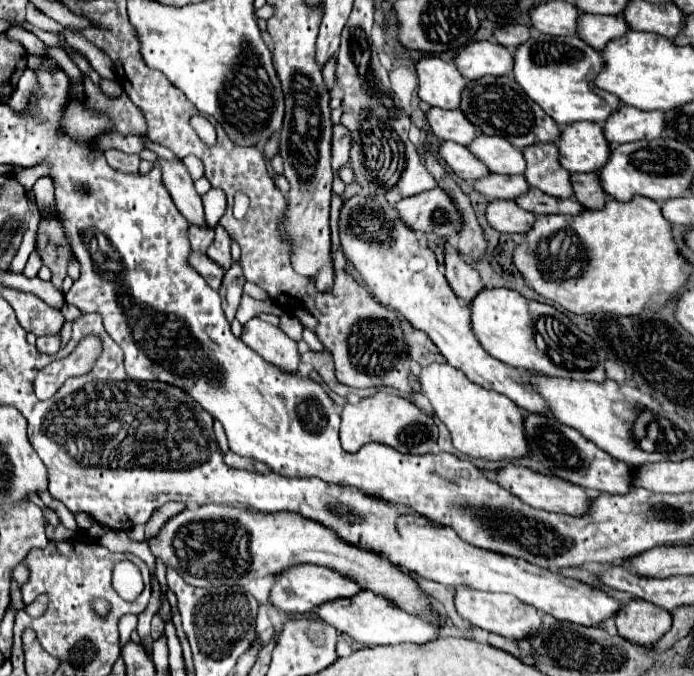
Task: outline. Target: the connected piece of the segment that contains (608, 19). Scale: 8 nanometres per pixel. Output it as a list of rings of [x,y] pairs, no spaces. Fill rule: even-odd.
[[[578,15],[578,37],[596,51],[602,51],[608,41],[622,37],[628,29],[622,15]]]

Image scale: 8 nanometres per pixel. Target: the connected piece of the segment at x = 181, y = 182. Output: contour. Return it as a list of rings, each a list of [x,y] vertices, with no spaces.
[[[156,159],[156,163],[162,169],[164,187],[168,189],[168,193],[170,193],[174,205],[178,207],[178,211],[192,225],[206,227],[204,211],[202,211],[202,199],[196,193],[194,181],[192,181],[188,169],[184,167],[184,163],[182,161],[164,161],[164,159]]]

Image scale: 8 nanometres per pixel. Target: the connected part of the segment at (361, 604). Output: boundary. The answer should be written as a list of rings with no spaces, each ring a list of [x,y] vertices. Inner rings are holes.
[[[362,591],[352,599],[336,599],[320,605],[316,609],[322,621],[330,623],[338,631],[350,635],[352,639],[376,647],[376,645],[398,645],[398,643],[428,643],[440,635],[440,625],[432,623],[420,615],[406,613],[404,609],[396,607],[394,601],[390,601],[384,595],[372,593],[372,591]]]

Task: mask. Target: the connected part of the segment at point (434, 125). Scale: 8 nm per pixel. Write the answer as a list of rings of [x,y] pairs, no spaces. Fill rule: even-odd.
[[[430,107],[424,115],[426,115],[426,121],[432,133],[442,141],[454,141],[460,145],[468,145],[474,137],[480,135],[480,131],[464,117],[460,109],[448,111],[448,109]]]

